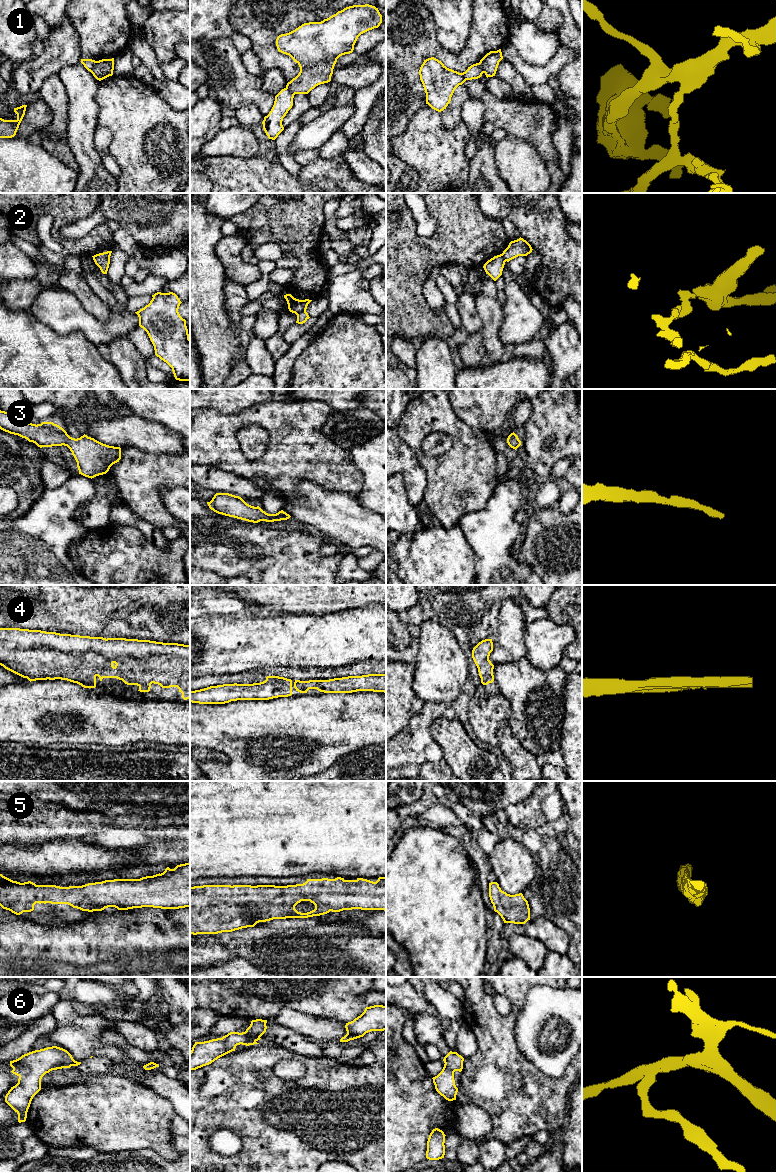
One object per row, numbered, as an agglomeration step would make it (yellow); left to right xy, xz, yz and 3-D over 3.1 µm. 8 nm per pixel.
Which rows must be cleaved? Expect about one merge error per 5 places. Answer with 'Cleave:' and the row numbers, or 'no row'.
Cleave: 1, 2

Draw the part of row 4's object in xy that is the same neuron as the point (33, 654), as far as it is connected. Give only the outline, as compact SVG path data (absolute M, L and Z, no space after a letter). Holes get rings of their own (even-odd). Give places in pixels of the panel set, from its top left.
M0 628L0 665L30 682L61 679L95 688L98 676L100 681L117 678L137 685L140 692L149 692L152 683L162 688L177 687L184 700L190 698L190 645Z

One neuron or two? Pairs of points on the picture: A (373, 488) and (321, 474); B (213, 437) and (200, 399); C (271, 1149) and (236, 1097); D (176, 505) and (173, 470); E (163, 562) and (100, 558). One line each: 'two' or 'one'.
A: two
B: two
C: one
D: two
E: one

